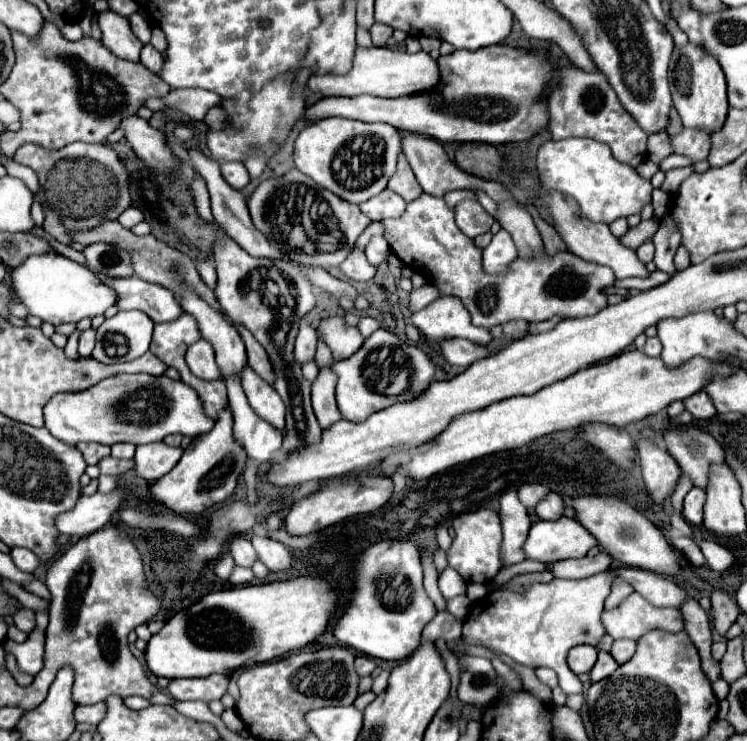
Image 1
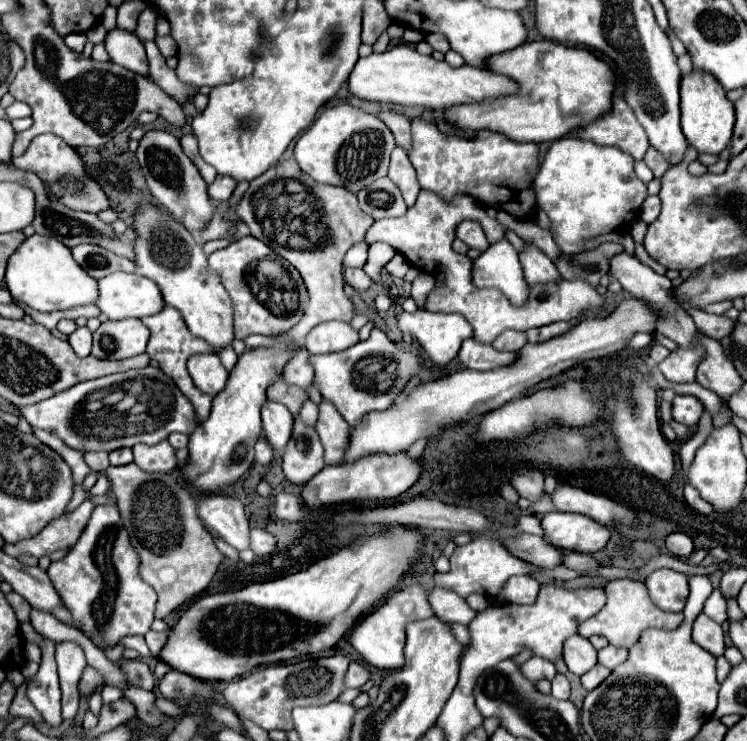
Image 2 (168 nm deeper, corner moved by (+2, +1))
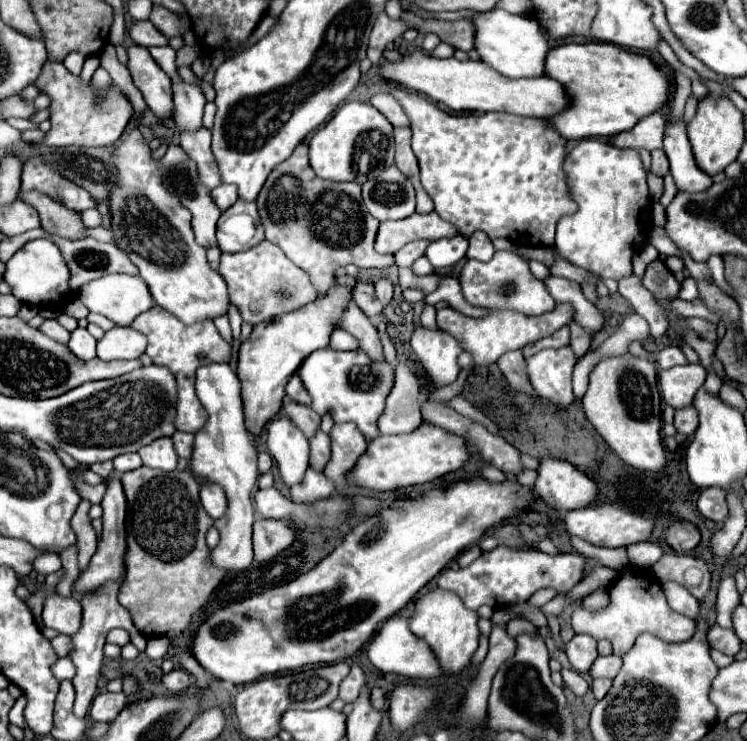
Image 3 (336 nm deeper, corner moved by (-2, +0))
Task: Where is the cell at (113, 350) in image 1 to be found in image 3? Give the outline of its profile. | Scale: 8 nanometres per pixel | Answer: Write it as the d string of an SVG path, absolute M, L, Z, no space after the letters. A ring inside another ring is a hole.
M114 327L98 341L98 357L102 361L112 359L138 359L146 351L146 335L132 327Z

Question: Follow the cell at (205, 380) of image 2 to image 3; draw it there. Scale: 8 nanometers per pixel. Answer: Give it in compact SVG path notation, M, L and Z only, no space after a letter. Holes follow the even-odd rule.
M210 363L202 365L196 371L196 395L204 409L208 411L206 429L196 433L194 453L190 471L198 477L206 477L222 485L228 497L226 515L216 521L220 531L220 543L212 549L210 559L216 567L226 571L244 571L250 567L254 559L252 551L252 523L254 523L254 507L252 507L252 487L258 477L256 467L256 447L248 437L242 415L242 399L240 399L240 381L228 363Z

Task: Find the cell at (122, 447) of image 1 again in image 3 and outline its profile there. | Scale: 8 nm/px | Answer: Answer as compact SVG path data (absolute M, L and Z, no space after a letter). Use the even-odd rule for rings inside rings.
M128 453L128 455L122 455L122 457L114 457L114 469L118 473L126 473L126 471L132 471L132 469L138 469L142 465L142 459L138 453Z

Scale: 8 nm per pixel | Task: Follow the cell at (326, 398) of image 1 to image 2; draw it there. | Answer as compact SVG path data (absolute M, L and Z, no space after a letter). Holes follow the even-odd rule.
M320 404L320 418L316 424L316 432L324 446L324 462L326 464L340 464L346 448L350 444L350 426L332 404Z

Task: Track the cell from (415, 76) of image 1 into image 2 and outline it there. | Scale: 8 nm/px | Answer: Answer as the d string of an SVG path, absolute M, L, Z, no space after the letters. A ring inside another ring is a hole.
M398 44L382 54L374 52L368 58L360 58L348 78L348 86L350 92L358 98L400 106L424 106L432 110L460 104L478 104L490 98L514 96L518 92L518 84L504 74L468 64L454 68L448 62L438 62L432 56L418 54L416 48L408 44Z

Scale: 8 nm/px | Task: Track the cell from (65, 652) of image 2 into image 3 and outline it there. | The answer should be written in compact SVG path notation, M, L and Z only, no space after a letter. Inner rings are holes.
M110 583L110 585L104 585L102 589L98 589L96 593L90 593L82 599L82 627L78 629L78 633L70 635L72 639L72 651L68 653L70 661L74 663L76 667L76 675L72 679L74 683L74 689L76 689L76 701L74 701L74 713L76 717L86 717L88 709L90 709L90 703L96 695L96 683L98 683L98 677L100 677L100 667L102 667L102 647L104 647L104 637L110 629L114 627L122 627L129 632L131 636L131 642L137 647L140 652L143 652L146 648L147 638L140 633L134 623L132 623L132 617L130 617L130 611L126 611L126 607L122 607L116 599L118 595L118 589L120 589L120 583Z

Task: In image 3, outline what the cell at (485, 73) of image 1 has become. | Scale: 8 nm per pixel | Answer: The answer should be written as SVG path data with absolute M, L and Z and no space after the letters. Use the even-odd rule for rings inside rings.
M566 43L552 47L546 55L546 77L558 79L562 87L566 89L568 105L562 113L556 113L554 117L548 117L548 125L566 139L586 139L586 137L612 137L616 133L628 131L640 121L644 115L658 111L662 105L666 105L670 95L670 79L668 75L658 69L646 55L632 53L626 49L620 49L610 43Z

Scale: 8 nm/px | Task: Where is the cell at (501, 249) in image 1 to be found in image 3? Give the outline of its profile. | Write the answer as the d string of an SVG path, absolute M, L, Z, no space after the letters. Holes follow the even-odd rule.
M496 251L488 263L468 259L460 273L460 285L466 301L484 309L514 309L534 317L546 313L548 309L554 309L556 305L556 301L546 291L544 283L530 273L528 261L512 251Z

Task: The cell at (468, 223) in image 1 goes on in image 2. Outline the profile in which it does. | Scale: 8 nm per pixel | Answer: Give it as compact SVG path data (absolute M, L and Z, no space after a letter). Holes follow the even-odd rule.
M462 222L458 226L458 238L468 246L468 248L474 248L474 250L480 250L480 252L486 252L486 248L490 246L486 236L484 236L484 230L478 222Z

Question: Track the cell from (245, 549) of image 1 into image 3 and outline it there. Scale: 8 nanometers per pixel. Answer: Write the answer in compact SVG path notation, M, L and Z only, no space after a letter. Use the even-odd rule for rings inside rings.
M206 483L202 485L200 489L200 501L202 501L202 507L204 511L214 519L222 519L226 509L228 509L228 499L226 499L226 493L220 489L220 485L216 483Z

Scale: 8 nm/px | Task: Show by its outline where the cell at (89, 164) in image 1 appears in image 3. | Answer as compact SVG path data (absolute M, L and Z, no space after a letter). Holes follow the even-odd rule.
M30 157L30 161L26 161L22 171L22 189L42 191L76 211L96 207L94 197L90 197L86 189L74 185L72 181L66 181L48 161L42 161L42 157Z

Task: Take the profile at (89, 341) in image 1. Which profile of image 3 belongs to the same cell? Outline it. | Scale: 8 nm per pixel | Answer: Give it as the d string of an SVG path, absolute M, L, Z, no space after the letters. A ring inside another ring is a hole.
M78 327L76 331L72 331L68 347L82 361L88 361L88 359L96 357L96 339L86 329Z

